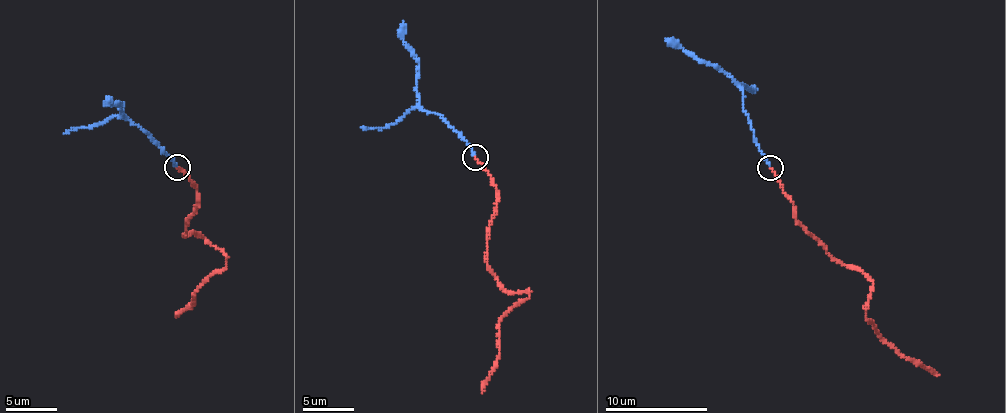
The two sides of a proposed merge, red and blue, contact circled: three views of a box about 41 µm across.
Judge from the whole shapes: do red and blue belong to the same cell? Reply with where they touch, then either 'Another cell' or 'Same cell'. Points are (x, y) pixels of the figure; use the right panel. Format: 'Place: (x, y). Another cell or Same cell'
Place: (770, 168). Same cell

